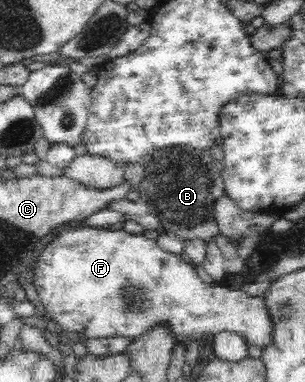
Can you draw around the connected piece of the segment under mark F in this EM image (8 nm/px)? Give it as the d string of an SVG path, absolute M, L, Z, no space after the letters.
M67 226L37 256L34 286L47 314L65 331L78 332L86 338L127 336L135 339L163 322L169 326L178 344L182 344L185 338L199 338L218 332L240 334L260 349L271 343L274 323L263 296L248 296L242 290L232 290L217 283L206 284L198 277L193 263L159 248L155 235L132 234L123 229Z

